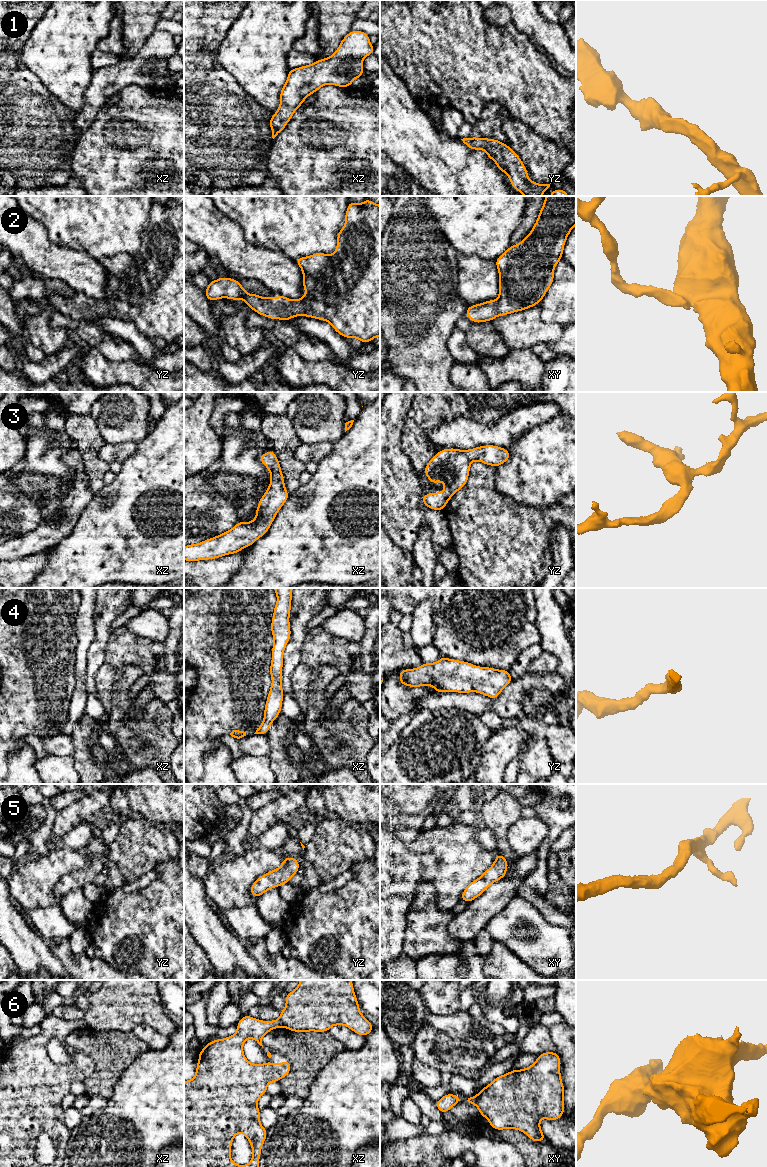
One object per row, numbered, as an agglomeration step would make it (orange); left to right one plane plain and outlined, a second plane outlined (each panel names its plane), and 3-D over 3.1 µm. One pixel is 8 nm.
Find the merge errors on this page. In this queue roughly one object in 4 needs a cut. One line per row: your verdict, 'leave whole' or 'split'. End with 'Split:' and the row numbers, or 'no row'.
1: leave whole
2: leave whole
3: leave whole
4: leave whole
5: leave whole
6: split
Split: 6

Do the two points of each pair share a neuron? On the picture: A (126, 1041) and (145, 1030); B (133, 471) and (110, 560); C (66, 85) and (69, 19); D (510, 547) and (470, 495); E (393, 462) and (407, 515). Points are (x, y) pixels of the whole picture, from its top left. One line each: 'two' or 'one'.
A: two
B: one
C: one
D: one
E: one

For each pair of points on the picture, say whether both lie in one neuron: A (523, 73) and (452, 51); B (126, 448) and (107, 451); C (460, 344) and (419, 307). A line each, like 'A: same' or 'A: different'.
A: same
B: same
C: different

